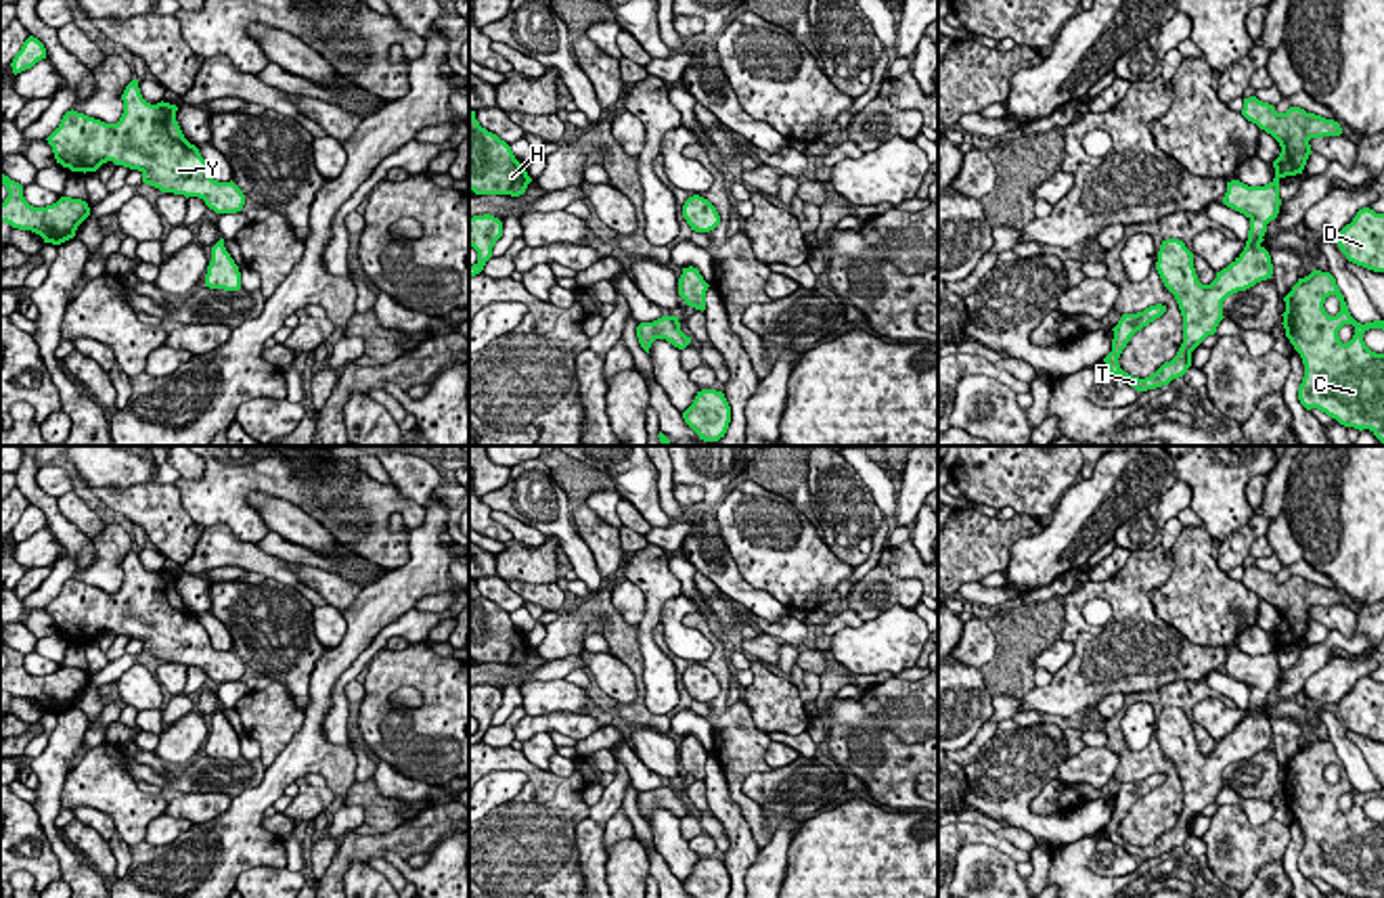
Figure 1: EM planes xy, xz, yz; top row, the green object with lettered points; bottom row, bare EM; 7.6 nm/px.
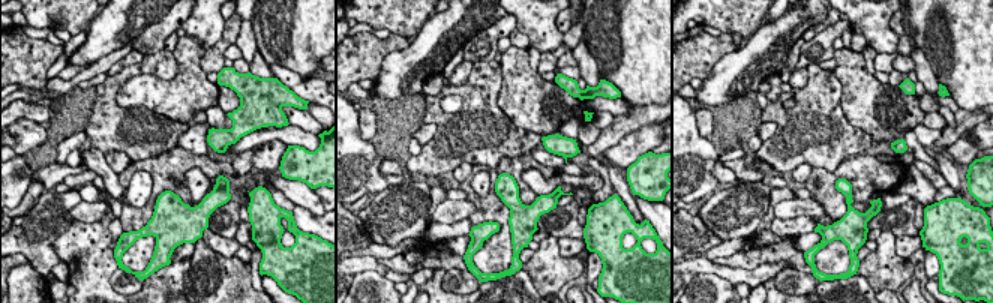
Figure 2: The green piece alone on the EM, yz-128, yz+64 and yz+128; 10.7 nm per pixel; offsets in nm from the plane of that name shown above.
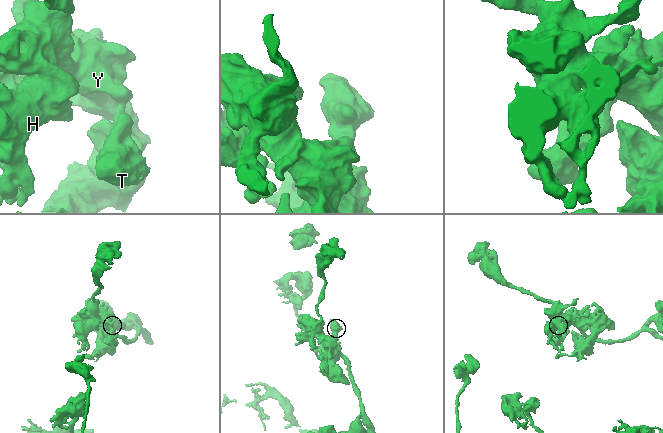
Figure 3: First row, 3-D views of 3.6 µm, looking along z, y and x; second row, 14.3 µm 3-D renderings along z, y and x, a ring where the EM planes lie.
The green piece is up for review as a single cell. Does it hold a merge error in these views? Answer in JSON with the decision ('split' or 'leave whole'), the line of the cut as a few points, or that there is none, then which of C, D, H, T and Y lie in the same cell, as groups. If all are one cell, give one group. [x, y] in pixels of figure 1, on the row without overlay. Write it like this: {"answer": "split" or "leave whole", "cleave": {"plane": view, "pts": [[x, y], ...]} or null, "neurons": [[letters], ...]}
{"answer": "leave whole", "cleave": null, "neurons": [["C", "D", "H", "T", "Y"]]}

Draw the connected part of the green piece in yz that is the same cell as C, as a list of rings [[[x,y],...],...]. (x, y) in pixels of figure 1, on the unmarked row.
[[[1321,739],[1298,747],[1283,770],[1281,793],[1304,833],[1300,873],[1344,896],[1384,898],[1384,823],[1363,810],[1365,800],[1384,800],[1384,789],[1357,791],[1336,747]]]

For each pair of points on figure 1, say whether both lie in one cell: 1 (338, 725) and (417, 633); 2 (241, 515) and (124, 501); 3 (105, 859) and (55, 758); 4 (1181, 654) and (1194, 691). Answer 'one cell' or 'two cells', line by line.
1: one cell
2: two cells
3: two cells
4: two cells

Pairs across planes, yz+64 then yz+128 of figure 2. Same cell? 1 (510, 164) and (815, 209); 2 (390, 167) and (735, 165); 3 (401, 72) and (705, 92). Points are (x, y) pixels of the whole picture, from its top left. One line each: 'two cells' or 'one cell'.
1: two cells
2: one cell
3: one cell

